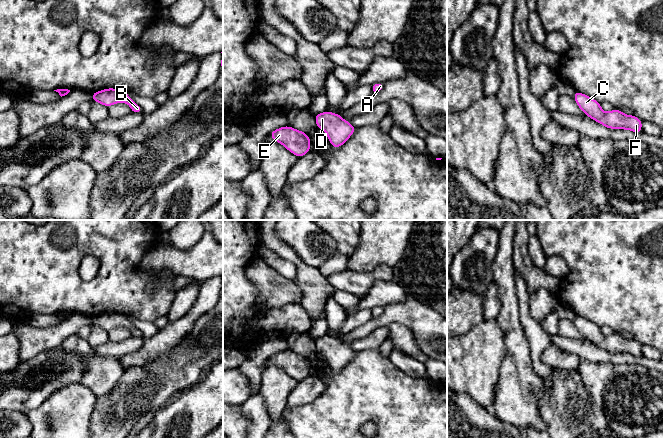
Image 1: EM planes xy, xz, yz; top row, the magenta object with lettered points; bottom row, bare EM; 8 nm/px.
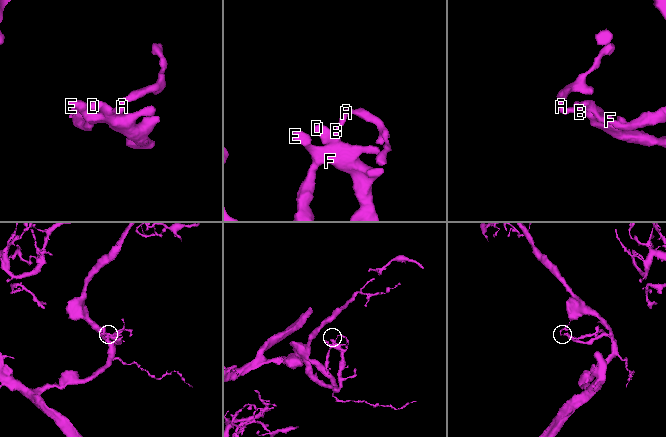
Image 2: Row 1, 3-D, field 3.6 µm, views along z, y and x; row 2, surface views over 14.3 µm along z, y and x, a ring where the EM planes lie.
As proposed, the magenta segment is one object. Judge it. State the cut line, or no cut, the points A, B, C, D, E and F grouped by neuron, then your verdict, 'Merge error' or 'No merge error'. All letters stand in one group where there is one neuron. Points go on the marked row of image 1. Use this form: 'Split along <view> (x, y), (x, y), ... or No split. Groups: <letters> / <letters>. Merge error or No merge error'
No split. Groups: A B C D E F. No merge error

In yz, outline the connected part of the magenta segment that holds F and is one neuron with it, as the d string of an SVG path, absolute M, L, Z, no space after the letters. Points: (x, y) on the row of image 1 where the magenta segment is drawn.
M575 91L573 98L586 116L606 128L642 132L642 121L635 115L626 115L619 109L604 112L598 101L578 91Z

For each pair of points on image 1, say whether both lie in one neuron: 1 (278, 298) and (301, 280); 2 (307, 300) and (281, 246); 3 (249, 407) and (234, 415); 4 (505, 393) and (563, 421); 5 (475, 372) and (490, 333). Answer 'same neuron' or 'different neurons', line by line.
1: different neurons
2: same neuron
3: different neurons
4: different neurons
5: same neuron

